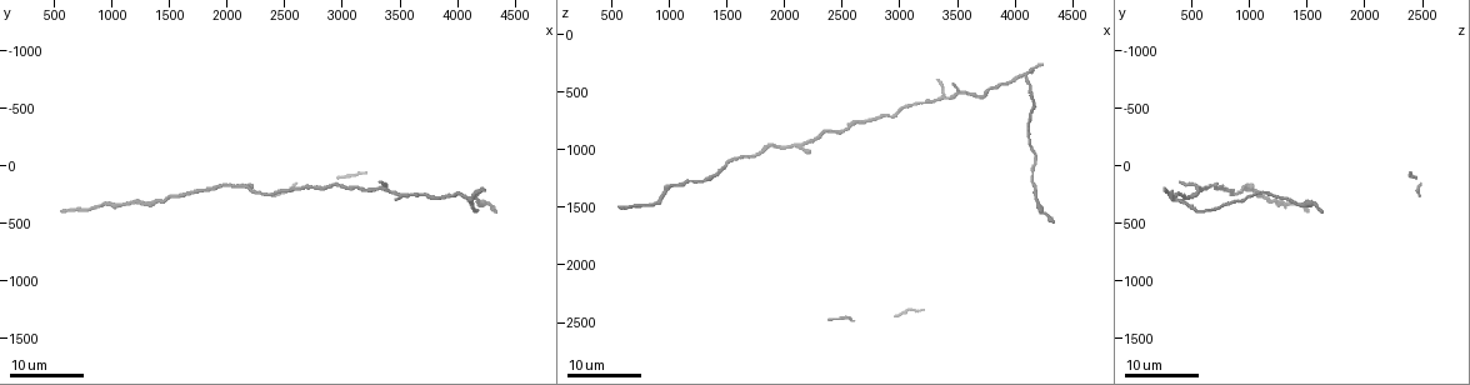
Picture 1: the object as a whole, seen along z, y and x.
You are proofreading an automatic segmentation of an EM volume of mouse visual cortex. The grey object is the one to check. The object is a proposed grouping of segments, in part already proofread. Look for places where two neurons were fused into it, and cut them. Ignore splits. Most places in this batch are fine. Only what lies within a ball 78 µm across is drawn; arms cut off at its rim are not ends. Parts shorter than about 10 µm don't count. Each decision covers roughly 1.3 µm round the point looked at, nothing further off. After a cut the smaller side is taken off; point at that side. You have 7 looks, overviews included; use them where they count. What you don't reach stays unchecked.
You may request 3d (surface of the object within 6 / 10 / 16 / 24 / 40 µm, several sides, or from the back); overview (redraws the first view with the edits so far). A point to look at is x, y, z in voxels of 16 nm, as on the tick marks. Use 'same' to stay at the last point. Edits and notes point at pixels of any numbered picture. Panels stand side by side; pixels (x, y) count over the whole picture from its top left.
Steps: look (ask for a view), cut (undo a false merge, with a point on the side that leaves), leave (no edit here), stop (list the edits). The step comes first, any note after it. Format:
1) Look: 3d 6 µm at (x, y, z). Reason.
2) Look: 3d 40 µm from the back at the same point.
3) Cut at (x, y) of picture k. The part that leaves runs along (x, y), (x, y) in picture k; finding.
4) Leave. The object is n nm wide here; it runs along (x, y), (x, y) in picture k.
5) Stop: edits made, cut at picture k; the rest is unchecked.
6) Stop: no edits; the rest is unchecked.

Look: 3d 24 µm at (3440, 240, 540). Narrows sharply.

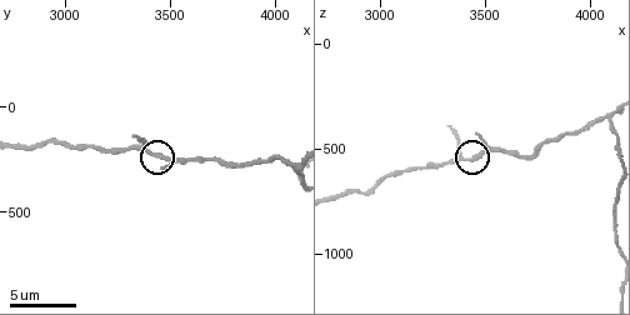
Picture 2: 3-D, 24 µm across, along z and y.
Look: 3d 10 µm at (3430, 230, 560).

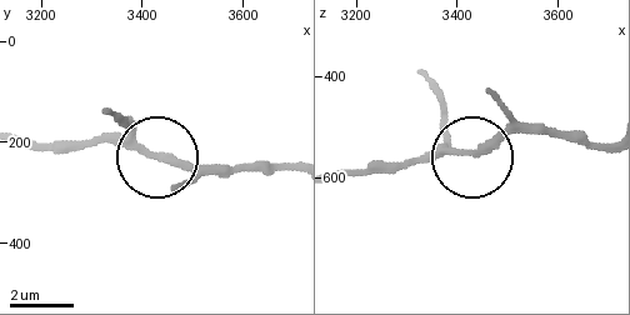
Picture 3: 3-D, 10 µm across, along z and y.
Leave. The object is 190 nm wide here; it runs along (239, 168), (194, 168), (113, 143), (59, 143) in picture 3; all the same neuron.

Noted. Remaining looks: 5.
Look: 3d 6 µm at (3910, 260, 430).

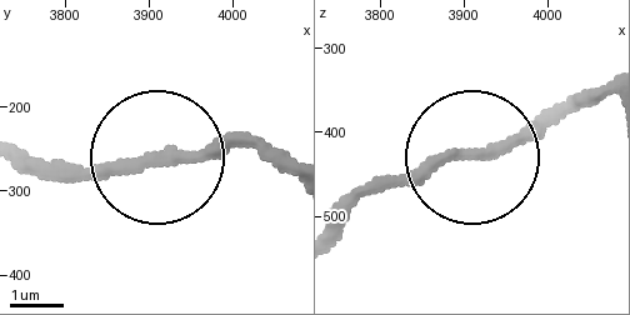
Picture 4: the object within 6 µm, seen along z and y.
Look: 3d 6 µm from the back at (3900, 260, 430).

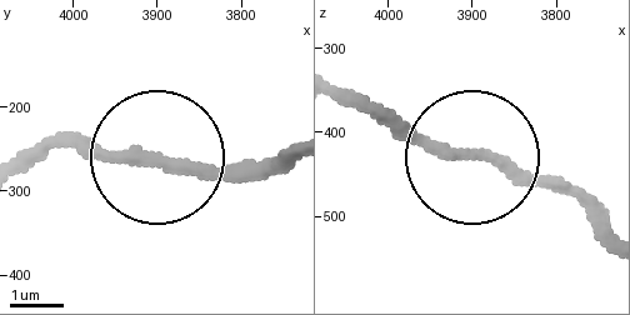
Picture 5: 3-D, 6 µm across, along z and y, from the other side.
Leave. The object is 220 nm wide here; it runs along (605, 234), (551, 185), (390, 135), (340, 100) in picture 5; one neuron here.

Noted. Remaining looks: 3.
Look: 3d 24 µm at (2500, 220, 840). Thick turns thin.

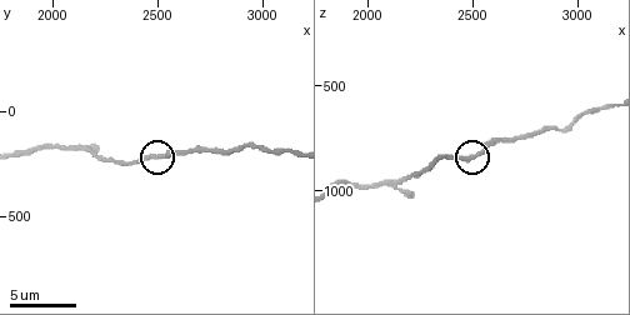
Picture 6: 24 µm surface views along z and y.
Look: 3d 6 µm at (2510, 220, 840).

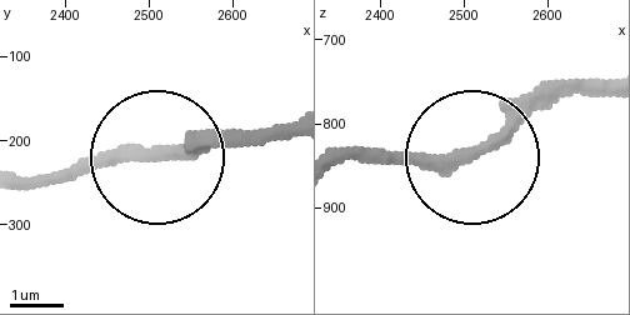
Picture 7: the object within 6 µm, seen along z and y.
Leave. It runs along (606, 78), (553, 83), (459, 159), (338, 159) in picture 7; one neuron here.

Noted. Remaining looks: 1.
Stop: no edits; the rest is unchecked.

